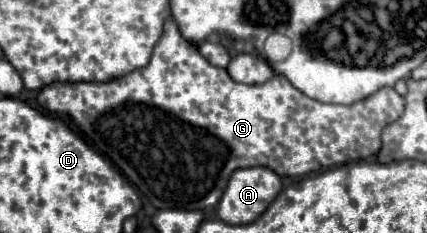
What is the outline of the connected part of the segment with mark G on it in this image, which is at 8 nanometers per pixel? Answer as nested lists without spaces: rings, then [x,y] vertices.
[[[169,17],[165,21],[165,27],[163,27],[163,35],[159,39],[159,43],[155,45],[155,51],[151,55],[151,61],[147,67],[143,69],[137,69],[137,71],[131,71],[123,77],[115,77],[115,79],[109,79],[109,81],[91,81],[91,83],[51,83],[47,87],[43,87],[37,95],[37,101],[41,107],[53,111],[53,113],[59,113],[59,115],[69,115],[81,129],[85,141],[97,149],[101,155],[105,155],[107,159],[111,159],[127,177],[133,185],[137,185],[143,195],[147,195],[147,199],[157,207],[157,209],[187,209],[187,211],[203,211],[203,209],[211,209],[219,203],[221,195],[223,195],[223,189],[227,185],[227,179],[229,175],[235,171],[235,169],[241,169],[241,167],[255,167],[255,165],[263,165],[271,171],[275,171],[279,177],[301,177],[301,175],[307,175],[307,173],[313,173],[313,171],[319,171],[323,167],[335,167],[335,165],[345,165],[345,163],[351,163],[351,161],[365,161],[369,159],[371,155],[377,155],[377,151],[381,149],[381,129],[387,125],[387,123],[393,123],[395,119],[399,119],[403,115],[403,107],[405,107],[405,99],[401,95],[397,95],[397,91],[393,87],[383,87],[379,89],[377,93],[365,97],[363,101],[357,101],[357,103],[351,103],[351,105],[335,105],[335,103],[321,103],[317,99],[311,99],[307,97],[305,93],[301,93],[299,89],[295,89],[283,75],[275,75],[271,77],[267,83],[263,85],[245,85],[245,83],[237,83],[229,77],[229,73],[221,67],[215,67],[211,65],[197,49],[197,45],[189,43],[173,17]]]

